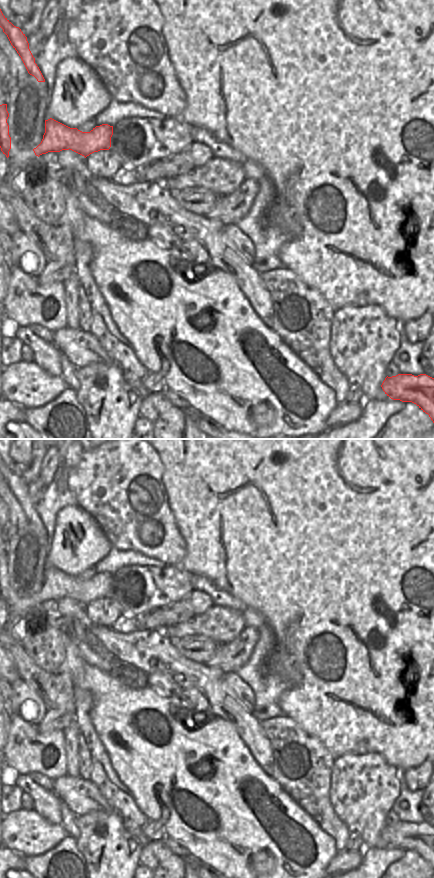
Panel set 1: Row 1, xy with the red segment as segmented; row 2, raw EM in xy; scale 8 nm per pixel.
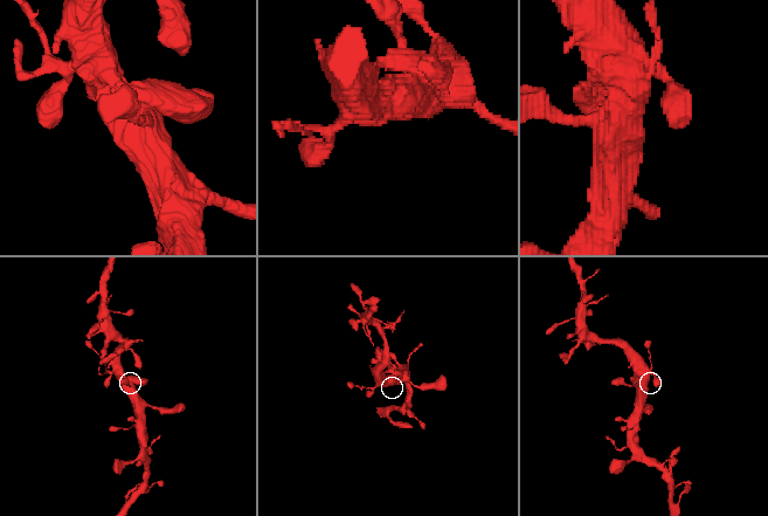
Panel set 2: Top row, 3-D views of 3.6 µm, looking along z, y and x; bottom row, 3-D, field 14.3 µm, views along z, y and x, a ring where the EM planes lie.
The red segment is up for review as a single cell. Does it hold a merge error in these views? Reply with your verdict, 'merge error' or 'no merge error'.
merge error

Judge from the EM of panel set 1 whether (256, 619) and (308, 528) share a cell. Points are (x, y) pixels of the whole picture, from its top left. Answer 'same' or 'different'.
different

